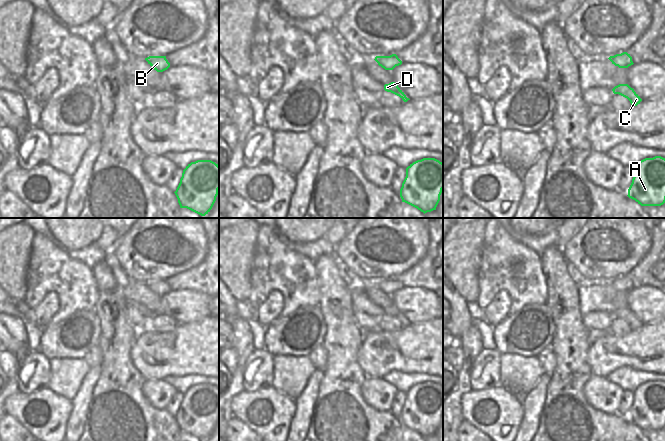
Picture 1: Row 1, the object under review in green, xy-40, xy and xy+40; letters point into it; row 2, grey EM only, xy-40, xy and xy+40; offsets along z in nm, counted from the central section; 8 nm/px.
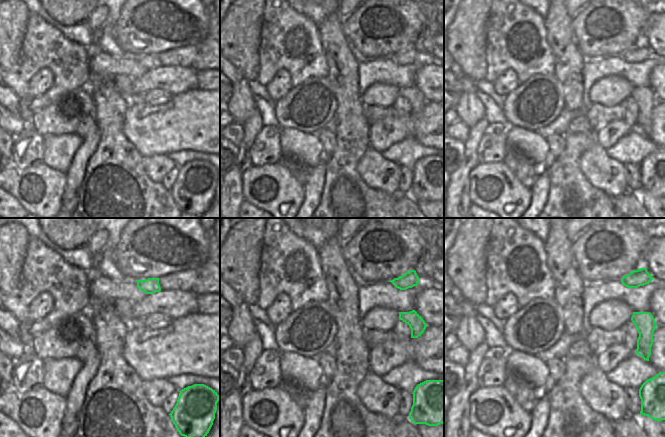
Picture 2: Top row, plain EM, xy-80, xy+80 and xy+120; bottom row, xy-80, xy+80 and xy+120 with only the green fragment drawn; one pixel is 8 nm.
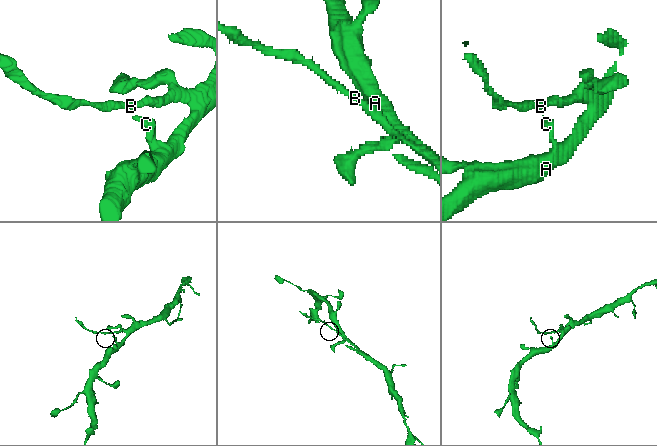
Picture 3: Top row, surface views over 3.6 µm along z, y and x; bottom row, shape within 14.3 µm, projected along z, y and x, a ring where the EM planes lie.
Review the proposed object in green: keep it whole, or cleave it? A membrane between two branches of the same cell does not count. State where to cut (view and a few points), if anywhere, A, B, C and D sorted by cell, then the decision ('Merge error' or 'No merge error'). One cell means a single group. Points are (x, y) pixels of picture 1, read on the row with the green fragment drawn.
Split along xy+40 (614, 55), (617, 57), (618, 66). Groups: A C D / B. Merge error

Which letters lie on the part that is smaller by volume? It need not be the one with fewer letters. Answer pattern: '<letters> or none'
B

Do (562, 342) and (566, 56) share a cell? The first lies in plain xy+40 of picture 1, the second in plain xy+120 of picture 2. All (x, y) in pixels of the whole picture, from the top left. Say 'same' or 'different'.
same

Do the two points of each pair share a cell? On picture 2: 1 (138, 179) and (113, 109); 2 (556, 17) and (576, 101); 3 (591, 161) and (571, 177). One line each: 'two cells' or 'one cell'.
1: one cell
2: one cell
3: two cells

